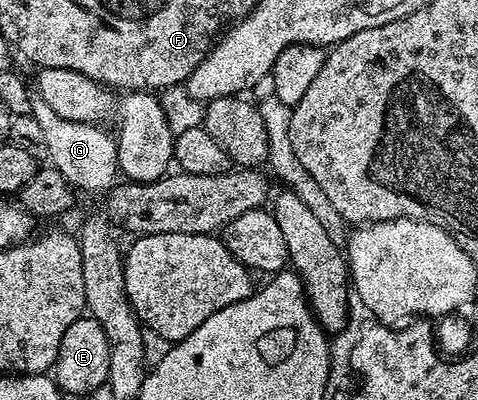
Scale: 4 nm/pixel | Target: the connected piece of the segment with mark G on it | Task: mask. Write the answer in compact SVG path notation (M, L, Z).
M41 99L32 100L30 112L45 131L45 139L49 142L47 157L50 164L61 171L61 175L65 175L65 179L76 190L84 189L87 193L102 194L116 184L117 174L120 172L119 146L112 134L110 137L105 130L98 129L98 124L90 121L65 119Z

